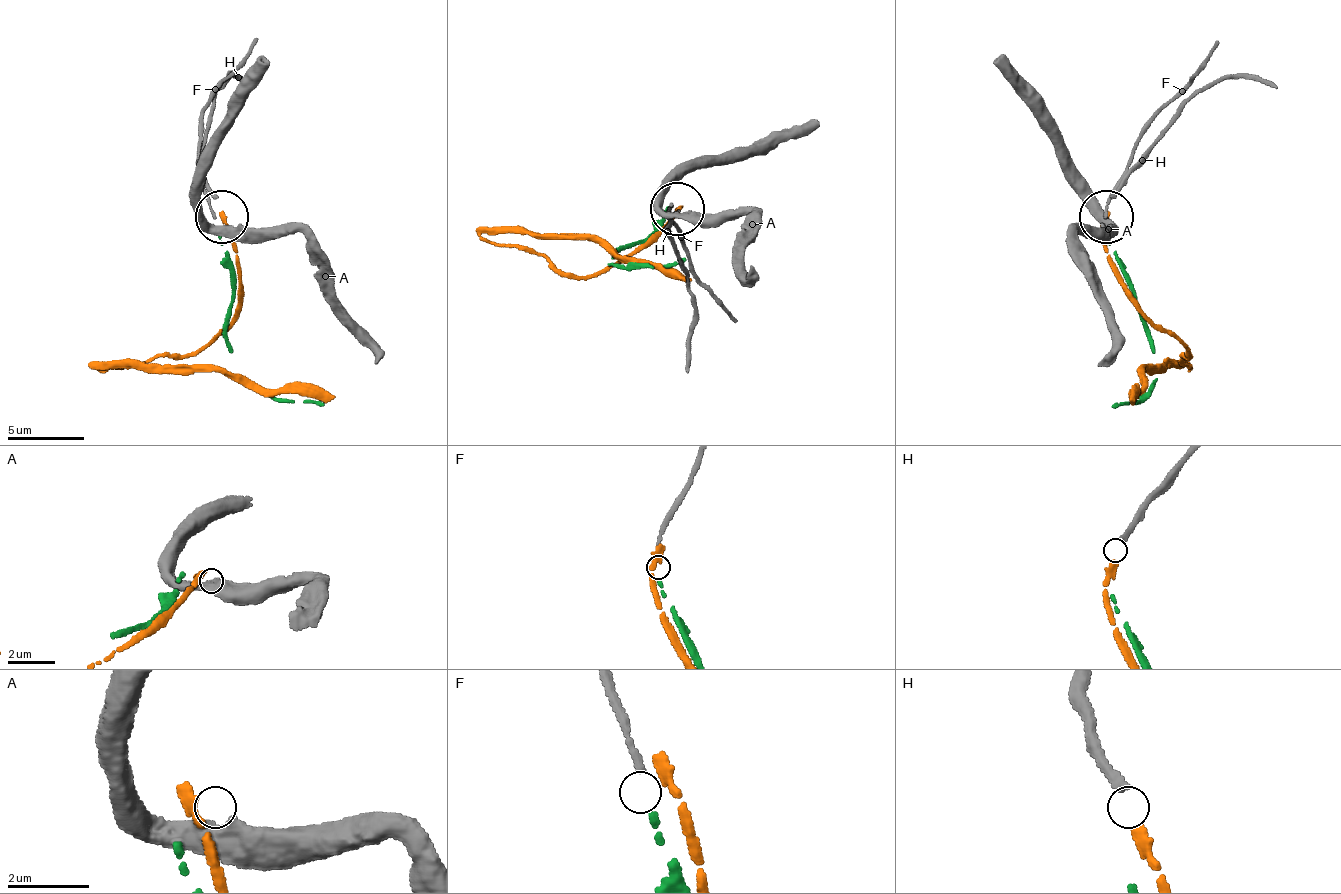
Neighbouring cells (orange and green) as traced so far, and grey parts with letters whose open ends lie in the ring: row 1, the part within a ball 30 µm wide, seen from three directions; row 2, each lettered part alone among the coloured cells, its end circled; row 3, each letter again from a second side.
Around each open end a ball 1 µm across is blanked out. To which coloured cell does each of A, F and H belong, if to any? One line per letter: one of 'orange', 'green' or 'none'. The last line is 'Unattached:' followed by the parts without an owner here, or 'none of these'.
A: none
F: green
H: orange
Unattached: A

